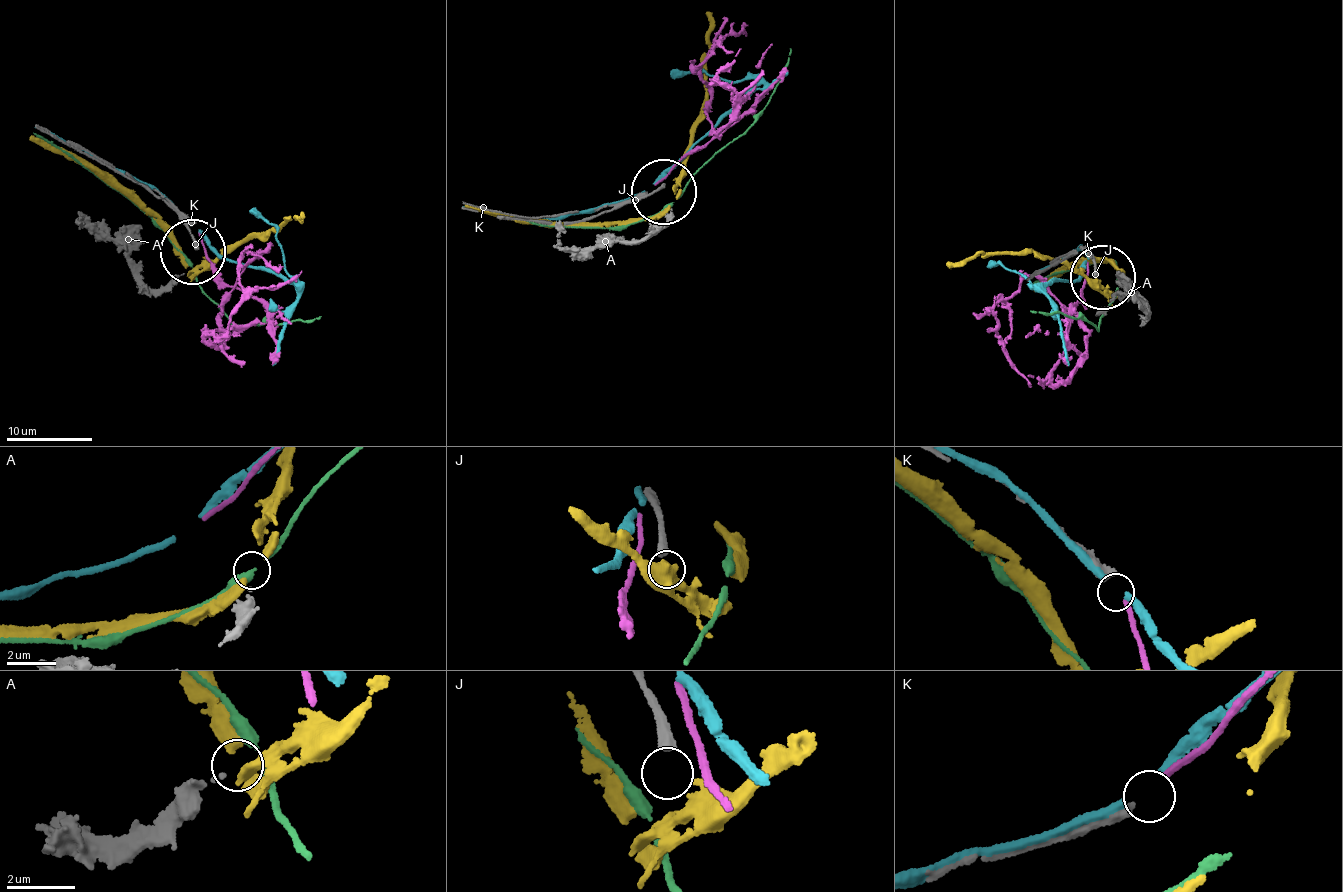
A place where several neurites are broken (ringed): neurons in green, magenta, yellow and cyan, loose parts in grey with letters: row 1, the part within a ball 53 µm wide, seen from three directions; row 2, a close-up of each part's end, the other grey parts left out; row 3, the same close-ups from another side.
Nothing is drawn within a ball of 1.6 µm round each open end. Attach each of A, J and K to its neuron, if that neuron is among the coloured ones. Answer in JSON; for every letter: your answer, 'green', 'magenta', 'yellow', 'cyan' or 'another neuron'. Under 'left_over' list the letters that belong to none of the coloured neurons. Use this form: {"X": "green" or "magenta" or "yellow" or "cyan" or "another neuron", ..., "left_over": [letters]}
{"A": "another neuron", "J": "another neuron", "K": "magenta", "left_over": ["A", "J"]}

